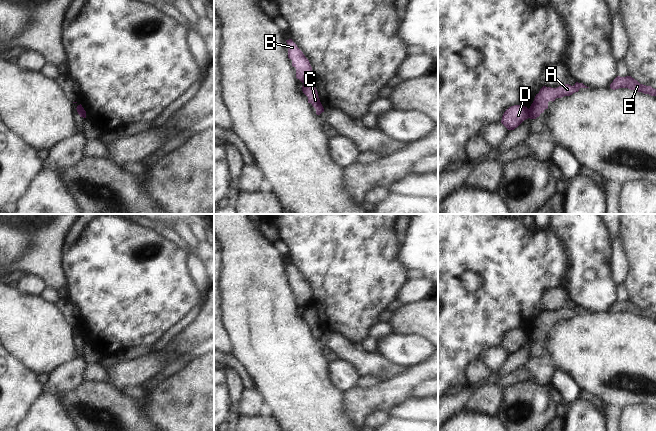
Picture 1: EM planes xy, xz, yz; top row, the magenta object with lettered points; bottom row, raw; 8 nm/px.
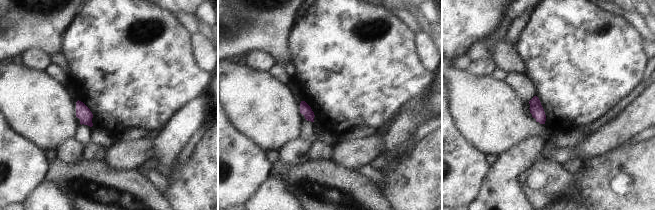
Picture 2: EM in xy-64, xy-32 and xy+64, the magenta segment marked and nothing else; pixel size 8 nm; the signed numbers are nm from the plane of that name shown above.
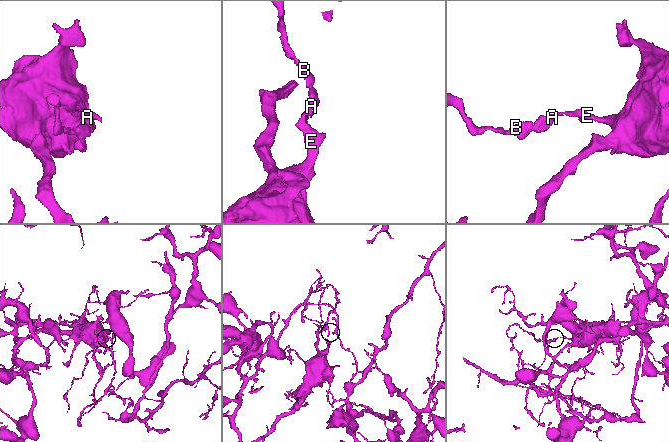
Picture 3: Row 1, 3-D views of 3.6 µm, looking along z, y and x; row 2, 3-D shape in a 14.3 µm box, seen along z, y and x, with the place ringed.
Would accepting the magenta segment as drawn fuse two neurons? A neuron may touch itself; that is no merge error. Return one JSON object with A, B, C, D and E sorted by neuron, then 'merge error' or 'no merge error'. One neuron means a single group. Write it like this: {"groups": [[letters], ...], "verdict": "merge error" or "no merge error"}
{"groups": [["A", "C", "E"], ["B", "D"]], "verdict": "merge error"}

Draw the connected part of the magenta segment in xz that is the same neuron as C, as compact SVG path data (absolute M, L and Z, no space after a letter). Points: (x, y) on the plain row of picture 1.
M305 306L302 310L303 317L308 321L308 327L311 327L312 330L316 333L316 338L320 339L324 336L324 332L318 321L318 316L313 307Z

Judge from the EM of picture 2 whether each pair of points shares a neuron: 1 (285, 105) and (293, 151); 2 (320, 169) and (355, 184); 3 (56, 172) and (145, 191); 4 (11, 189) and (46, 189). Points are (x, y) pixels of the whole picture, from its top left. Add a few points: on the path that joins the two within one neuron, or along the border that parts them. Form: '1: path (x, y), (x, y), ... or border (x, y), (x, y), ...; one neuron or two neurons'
1: border (297, 137), (285, 143), (277, 150); two neurons
2: path (329, 178), (335, 184), (346, 184); one neuron
3: path (78, 173), (123, 188); one neuron
4: border (44, 179), (24, 199); two neurons

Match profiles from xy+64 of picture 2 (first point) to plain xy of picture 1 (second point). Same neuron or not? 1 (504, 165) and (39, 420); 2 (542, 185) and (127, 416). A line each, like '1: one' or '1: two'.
1: one
2: one

